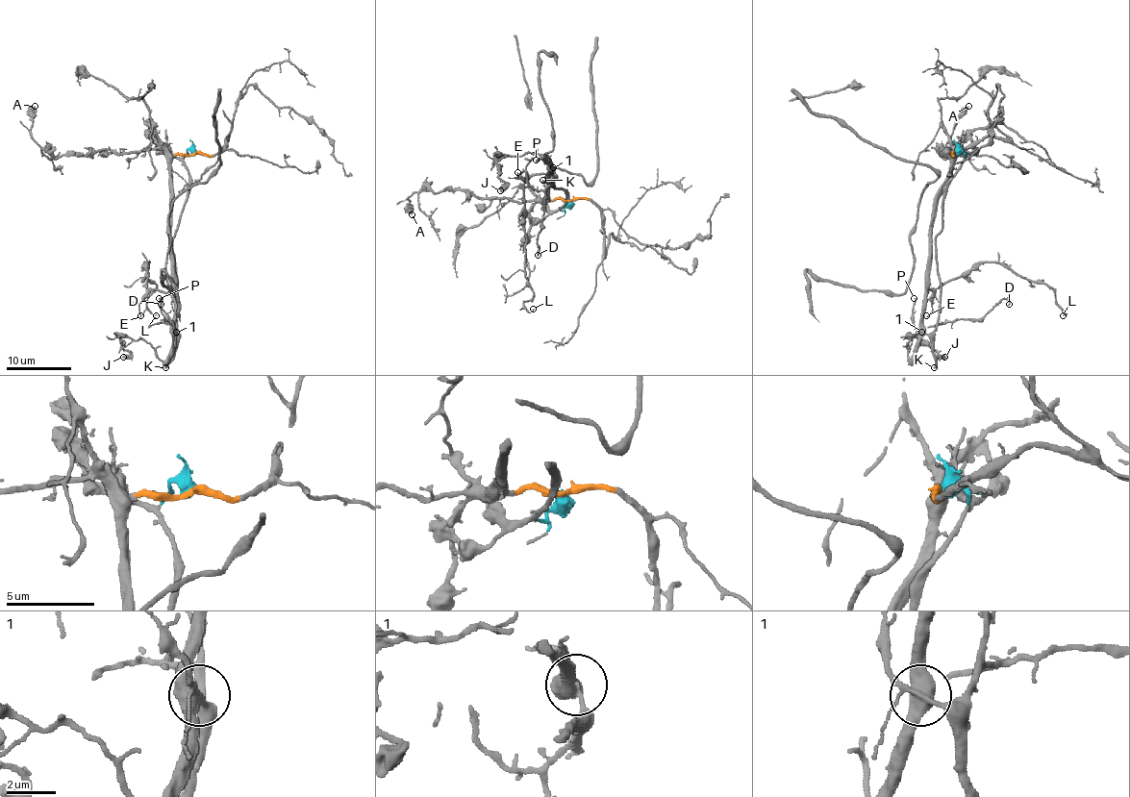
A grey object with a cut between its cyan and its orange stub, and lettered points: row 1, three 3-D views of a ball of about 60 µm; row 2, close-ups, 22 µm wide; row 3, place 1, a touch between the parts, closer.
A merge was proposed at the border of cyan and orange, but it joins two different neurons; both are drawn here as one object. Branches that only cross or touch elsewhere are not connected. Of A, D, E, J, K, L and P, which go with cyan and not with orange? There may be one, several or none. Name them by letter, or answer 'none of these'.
D, K, P

